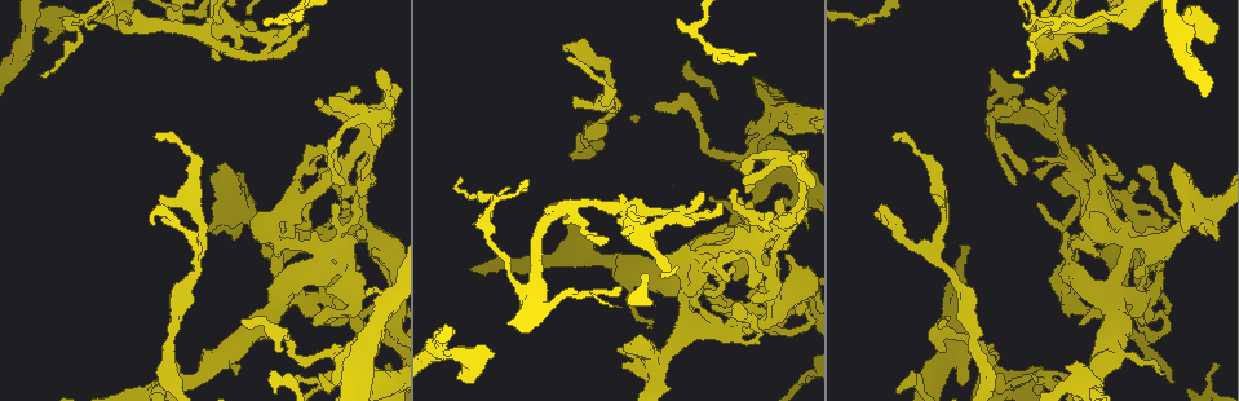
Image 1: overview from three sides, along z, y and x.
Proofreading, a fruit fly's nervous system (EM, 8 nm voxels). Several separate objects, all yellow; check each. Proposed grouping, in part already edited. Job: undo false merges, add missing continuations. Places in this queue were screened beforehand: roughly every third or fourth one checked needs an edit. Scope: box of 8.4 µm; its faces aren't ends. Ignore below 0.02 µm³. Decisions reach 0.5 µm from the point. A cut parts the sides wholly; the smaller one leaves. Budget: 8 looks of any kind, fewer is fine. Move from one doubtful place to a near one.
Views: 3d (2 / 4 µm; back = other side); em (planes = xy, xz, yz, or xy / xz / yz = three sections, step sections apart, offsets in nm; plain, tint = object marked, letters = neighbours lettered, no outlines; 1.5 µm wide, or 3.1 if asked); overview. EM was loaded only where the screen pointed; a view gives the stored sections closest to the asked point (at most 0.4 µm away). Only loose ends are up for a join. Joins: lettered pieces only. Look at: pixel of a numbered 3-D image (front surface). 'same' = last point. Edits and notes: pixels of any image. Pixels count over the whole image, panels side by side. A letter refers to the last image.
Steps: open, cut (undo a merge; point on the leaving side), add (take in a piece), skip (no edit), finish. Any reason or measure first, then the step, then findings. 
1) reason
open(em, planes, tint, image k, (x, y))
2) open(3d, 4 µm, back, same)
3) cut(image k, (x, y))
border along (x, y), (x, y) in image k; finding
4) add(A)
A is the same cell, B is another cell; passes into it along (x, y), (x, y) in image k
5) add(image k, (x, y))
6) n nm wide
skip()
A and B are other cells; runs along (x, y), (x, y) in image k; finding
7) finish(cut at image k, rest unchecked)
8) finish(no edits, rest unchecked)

thin end
open(3d, 2 µm, image 1, (894, 133))

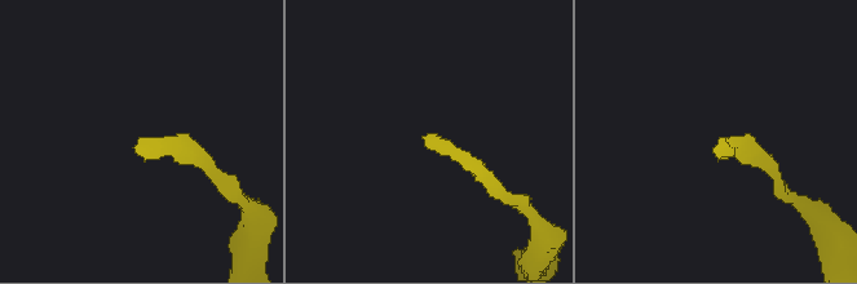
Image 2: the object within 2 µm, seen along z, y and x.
open(em, planes, tint, image 2, (428, 143))

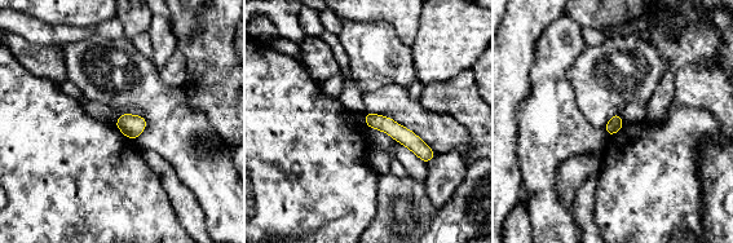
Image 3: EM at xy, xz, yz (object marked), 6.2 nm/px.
open(em, planes, letters, same)

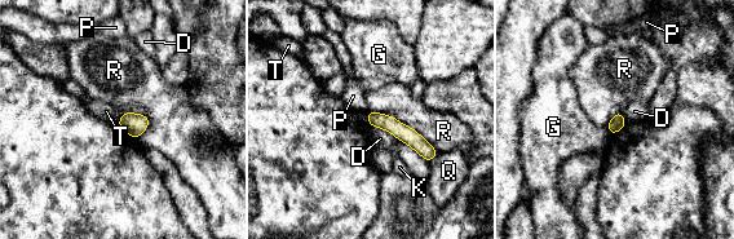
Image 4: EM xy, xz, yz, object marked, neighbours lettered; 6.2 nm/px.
90 nm wide
skip()
D, G, K, P, Q, R and T are other cells; border along (366, 113), (370, 124) in image 4; none of them fits

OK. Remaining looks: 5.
free end
open(em, planes, letters, image 1, (368, 294))

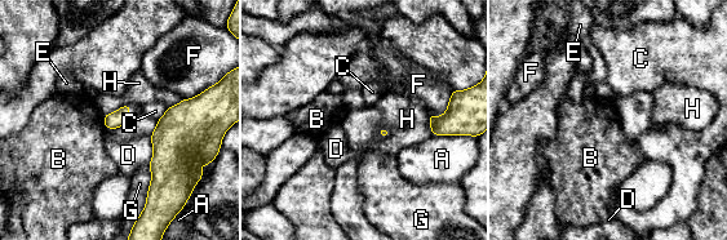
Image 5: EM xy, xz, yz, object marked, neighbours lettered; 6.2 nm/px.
skip()
A, B, C, D, E, F, G and H are other cells; no lettered piece goes on from it

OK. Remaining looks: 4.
open(em, planes, tint, image 1, (1058, 380))

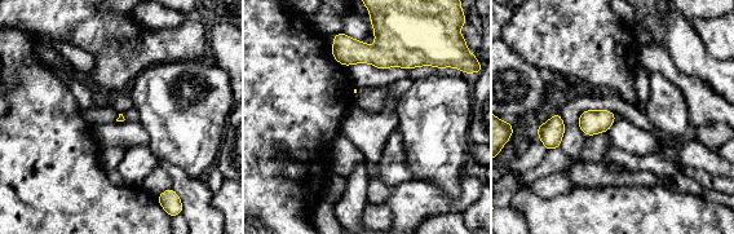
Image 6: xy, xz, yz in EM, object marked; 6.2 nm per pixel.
open(em, planes, letters, same)

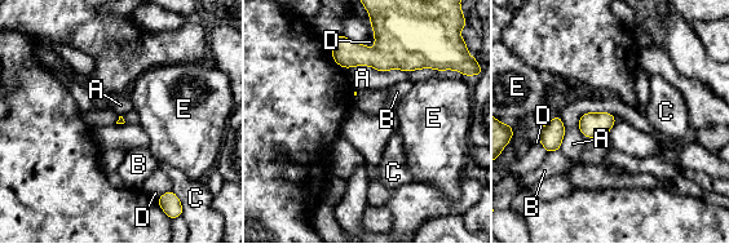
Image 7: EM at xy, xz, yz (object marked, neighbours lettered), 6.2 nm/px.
skip()
A, B, C, D and E are other cells; border along (347, 67), (407, 72) in image 7; none of them fits

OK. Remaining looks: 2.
finish(no edits, rest unchecked)

